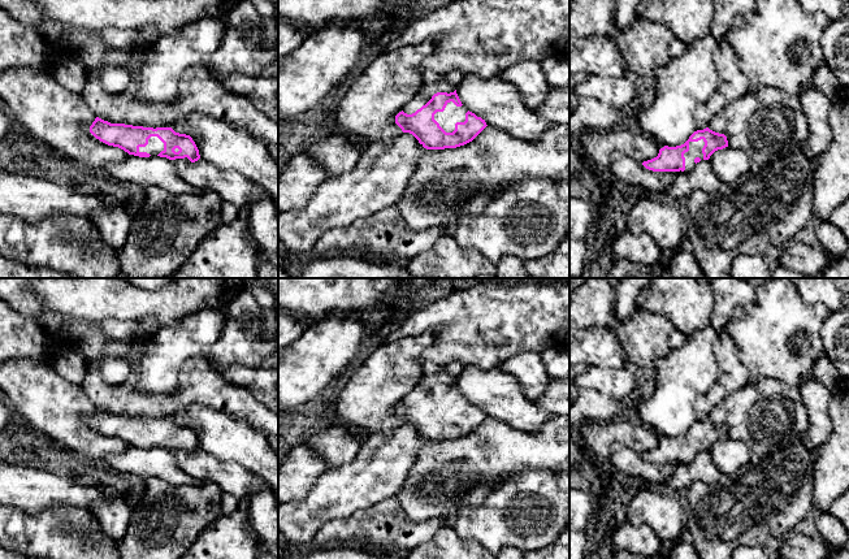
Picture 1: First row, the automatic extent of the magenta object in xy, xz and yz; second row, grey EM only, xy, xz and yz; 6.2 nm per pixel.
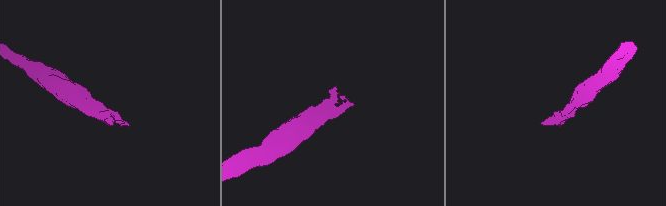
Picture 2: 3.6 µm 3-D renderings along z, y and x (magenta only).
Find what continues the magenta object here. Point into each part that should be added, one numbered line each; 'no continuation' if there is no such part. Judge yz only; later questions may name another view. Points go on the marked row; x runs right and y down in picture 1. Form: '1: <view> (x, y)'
1: yz (694, 151)

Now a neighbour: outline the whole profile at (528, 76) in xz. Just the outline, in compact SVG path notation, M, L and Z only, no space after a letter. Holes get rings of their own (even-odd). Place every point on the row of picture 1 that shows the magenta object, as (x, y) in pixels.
M533 60L517 61L502 69L498 78L516 86L524 104L532 110L541 107L551 91L541 62Z

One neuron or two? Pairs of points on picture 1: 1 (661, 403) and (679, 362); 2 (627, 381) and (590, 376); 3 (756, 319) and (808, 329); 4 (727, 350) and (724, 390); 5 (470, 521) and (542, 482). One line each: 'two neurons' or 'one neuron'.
1: one neuron
2: one neuron
3: one neuron
4: one neuron
5: one neuron

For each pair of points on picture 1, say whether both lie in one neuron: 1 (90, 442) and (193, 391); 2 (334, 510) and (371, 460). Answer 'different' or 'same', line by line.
1: different
2: same

